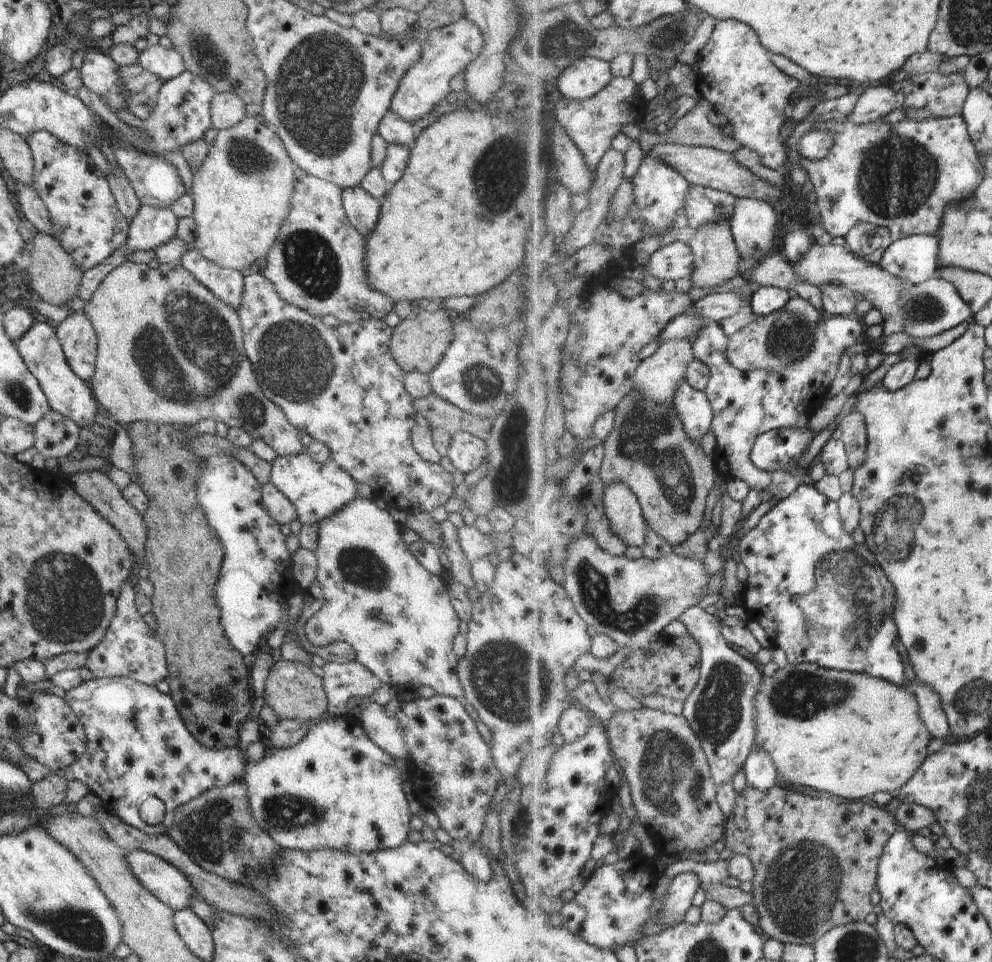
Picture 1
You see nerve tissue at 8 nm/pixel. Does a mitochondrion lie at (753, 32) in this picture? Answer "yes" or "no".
no

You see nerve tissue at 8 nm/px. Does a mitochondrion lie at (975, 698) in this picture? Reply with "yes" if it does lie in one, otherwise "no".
yes

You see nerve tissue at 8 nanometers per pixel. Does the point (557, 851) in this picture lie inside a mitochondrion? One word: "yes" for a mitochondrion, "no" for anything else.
no

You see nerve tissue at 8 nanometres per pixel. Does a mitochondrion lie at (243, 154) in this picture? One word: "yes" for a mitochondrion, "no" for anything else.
yes

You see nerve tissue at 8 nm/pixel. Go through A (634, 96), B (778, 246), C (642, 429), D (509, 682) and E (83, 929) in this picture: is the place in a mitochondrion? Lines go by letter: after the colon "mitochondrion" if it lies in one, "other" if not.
A: other
B: other
C: mitochondrion
D: mitochondrion
E: mitochondrion

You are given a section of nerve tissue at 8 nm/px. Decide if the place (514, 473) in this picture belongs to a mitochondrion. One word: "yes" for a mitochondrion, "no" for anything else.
yes

